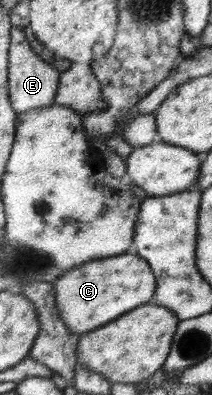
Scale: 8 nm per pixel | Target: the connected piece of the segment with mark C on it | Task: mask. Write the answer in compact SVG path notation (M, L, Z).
M115 255L81 263L79 267L75 267L75 271L67 271L63 279L55 279L53 293L59 319L78 337L118 318L125 311L131 311L133 307L150 301L149 297L154 292L153 281L155 277L150 267L138 255Z

